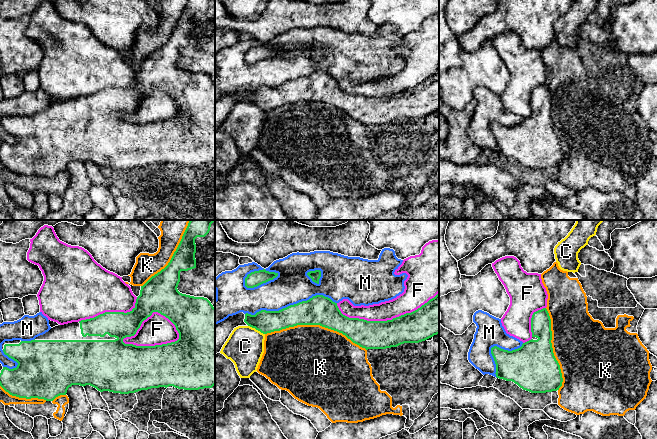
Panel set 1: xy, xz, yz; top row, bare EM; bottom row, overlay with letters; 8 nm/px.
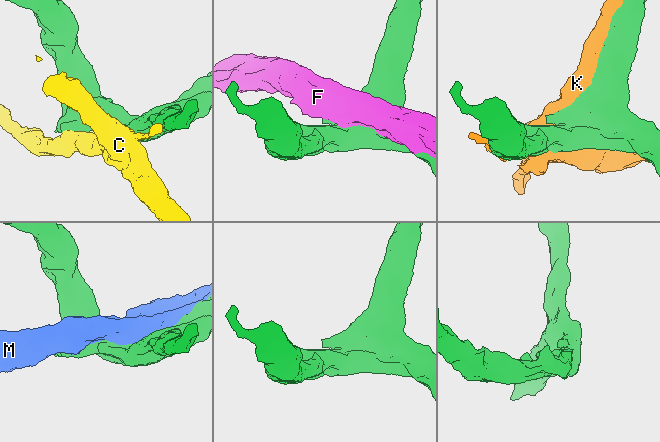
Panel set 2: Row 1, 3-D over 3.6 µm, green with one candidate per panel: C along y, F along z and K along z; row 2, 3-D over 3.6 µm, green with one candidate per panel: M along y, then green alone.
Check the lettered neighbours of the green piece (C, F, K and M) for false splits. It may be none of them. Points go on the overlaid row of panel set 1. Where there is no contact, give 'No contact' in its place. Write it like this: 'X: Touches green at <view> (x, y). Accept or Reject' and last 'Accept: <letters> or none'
C: Touches green at xz (256, 329). Reject
F: Touches green at xy (152, 346). Reject
K: Touches green at xz (316, 324). Reject
M: Touches green at xz (290, 305). Reject
Accept: none

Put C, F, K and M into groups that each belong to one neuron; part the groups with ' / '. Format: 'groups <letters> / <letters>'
groups C / F / K / M

